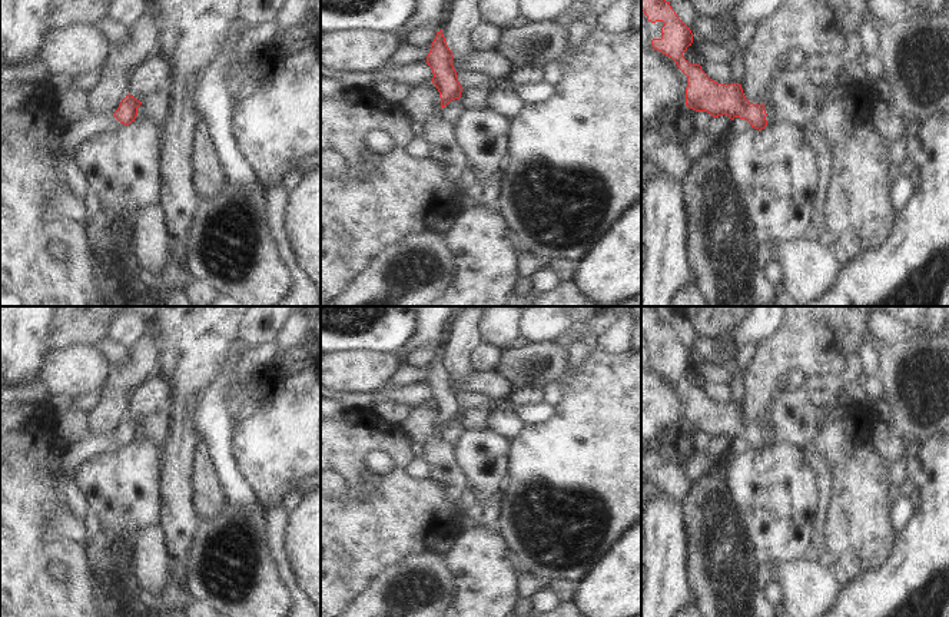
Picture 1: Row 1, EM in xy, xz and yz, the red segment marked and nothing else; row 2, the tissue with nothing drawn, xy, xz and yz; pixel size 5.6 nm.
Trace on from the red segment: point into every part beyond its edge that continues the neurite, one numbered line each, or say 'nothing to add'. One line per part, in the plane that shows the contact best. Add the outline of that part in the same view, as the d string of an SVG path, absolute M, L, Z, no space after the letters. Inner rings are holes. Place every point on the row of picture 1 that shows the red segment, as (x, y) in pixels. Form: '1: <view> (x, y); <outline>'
nothing to add

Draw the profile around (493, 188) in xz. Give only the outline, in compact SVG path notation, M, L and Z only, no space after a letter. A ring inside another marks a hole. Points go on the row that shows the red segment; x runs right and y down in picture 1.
M500 170L497 175L494 175L491 179L485 180L482 183L484 186L484 193L480 202L472 200L469 198L465 198L459 206L462 210L474 206L491 206L491 208L498 208L500 206L500 199L502 195L502 182L505 178L505 170Z

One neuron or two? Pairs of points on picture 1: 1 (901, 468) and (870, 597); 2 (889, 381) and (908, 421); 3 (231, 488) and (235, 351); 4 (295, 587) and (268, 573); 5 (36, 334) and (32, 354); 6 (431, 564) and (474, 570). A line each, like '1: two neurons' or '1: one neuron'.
1: two neurons
2: one neuron
3: one neuron
4: two neurons
5: one neuron
6: two neurons

